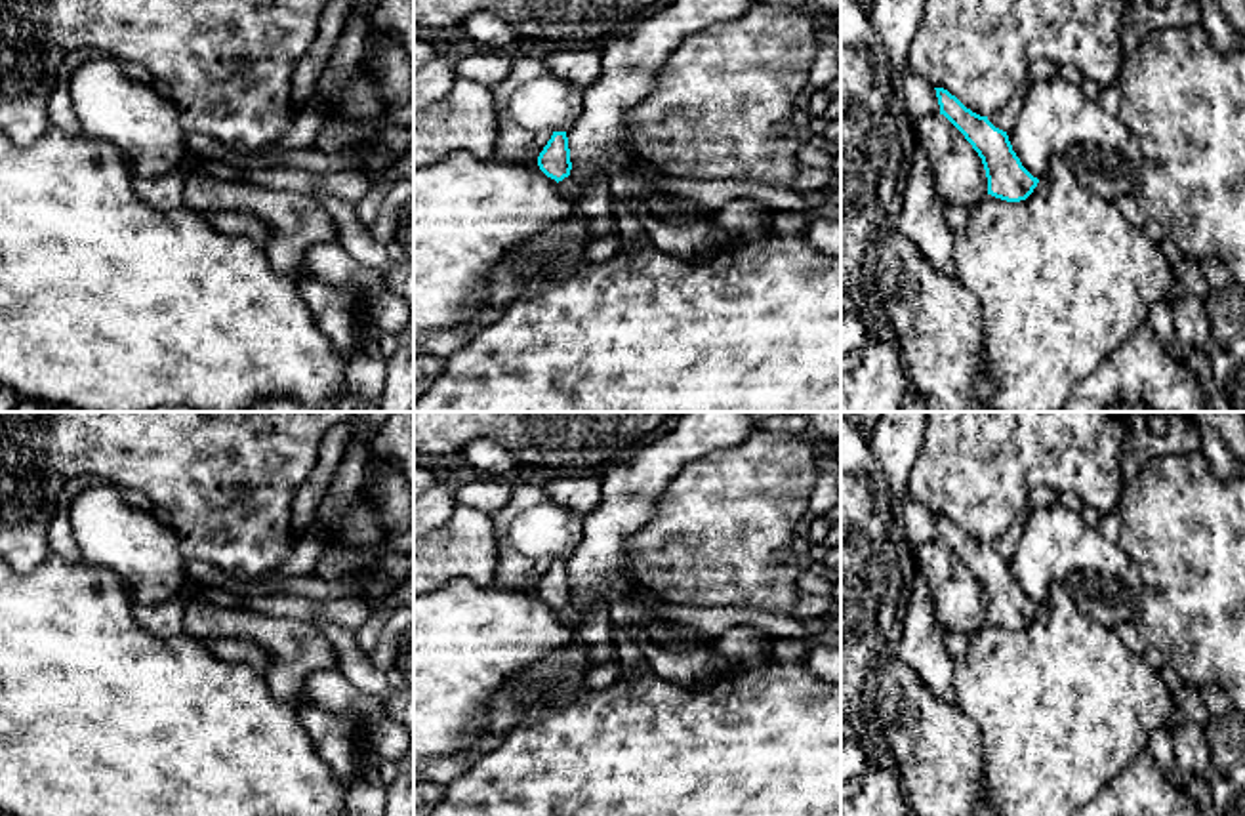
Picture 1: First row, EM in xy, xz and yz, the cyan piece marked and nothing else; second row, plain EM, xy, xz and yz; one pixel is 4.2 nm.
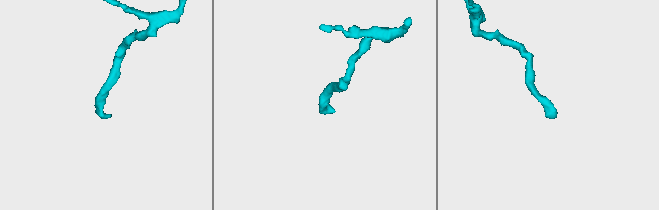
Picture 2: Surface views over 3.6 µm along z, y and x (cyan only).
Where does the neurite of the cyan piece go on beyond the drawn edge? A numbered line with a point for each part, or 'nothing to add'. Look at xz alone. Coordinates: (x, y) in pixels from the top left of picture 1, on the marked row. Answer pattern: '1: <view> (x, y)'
1: xz (593, 201)

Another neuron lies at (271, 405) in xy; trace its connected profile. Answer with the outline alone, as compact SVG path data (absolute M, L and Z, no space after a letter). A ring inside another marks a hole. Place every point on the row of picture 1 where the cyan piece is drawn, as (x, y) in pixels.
M280 397L280 398L257 400L246 412L336 412L336 406L332 400L301 402L296 398Z

